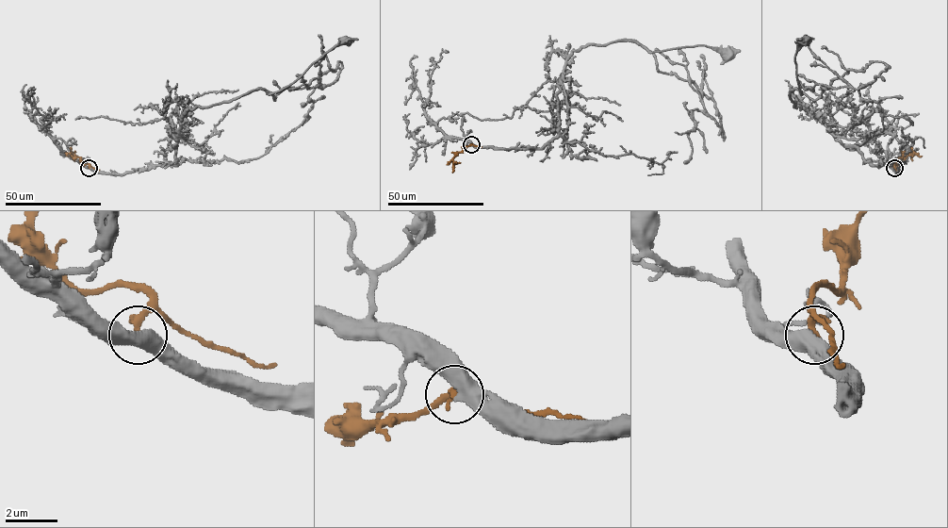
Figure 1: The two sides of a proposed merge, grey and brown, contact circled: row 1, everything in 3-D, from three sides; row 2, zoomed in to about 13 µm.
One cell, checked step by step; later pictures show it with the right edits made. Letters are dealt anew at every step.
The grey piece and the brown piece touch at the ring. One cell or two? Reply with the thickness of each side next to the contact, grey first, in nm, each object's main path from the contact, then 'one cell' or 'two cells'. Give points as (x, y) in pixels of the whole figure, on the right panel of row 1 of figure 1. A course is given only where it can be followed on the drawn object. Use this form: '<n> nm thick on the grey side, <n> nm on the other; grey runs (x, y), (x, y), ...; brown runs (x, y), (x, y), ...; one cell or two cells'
400 nm thick on the grey side, 300 nm on the other; grey runs (894, 168), (898, 173), (898, 166), (871, 165), (793, 107), (791, 91), (802, 93), (795, 55), (805, 41); brown runs (894, 168), (899, 157), (916, 153), (911, 147); one cell

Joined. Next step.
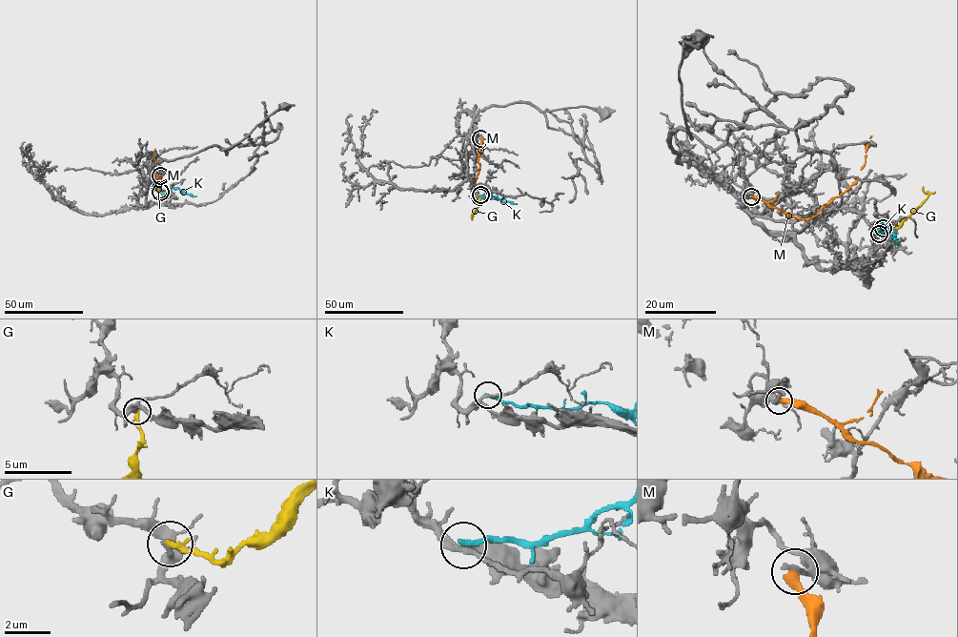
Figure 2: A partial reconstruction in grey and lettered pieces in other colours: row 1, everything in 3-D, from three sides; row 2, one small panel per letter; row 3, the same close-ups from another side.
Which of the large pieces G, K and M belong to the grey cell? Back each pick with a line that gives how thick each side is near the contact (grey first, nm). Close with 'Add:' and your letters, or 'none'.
Add: none

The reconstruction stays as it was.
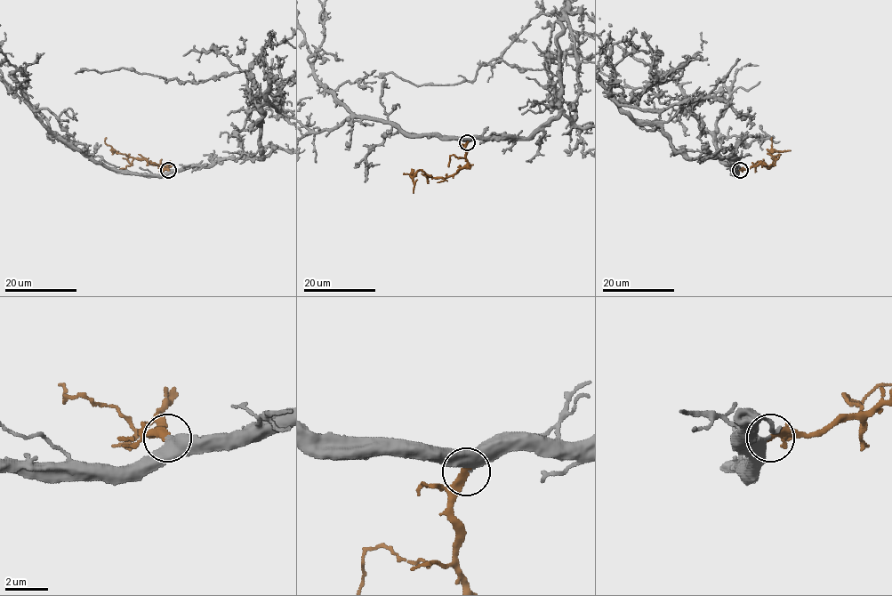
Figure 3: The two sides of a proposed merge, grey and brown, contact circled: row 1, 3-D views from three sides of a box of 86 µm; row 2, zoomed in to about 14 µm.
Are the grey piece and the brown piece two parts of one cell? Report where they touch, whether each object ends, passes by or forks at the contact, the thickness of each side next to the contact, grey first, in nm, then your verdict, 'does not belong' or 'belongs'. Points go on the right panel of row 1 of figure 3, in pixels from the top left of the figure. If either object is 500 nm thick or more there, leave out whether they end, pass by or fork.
(740, 170) | 550/340 nm | belongs

